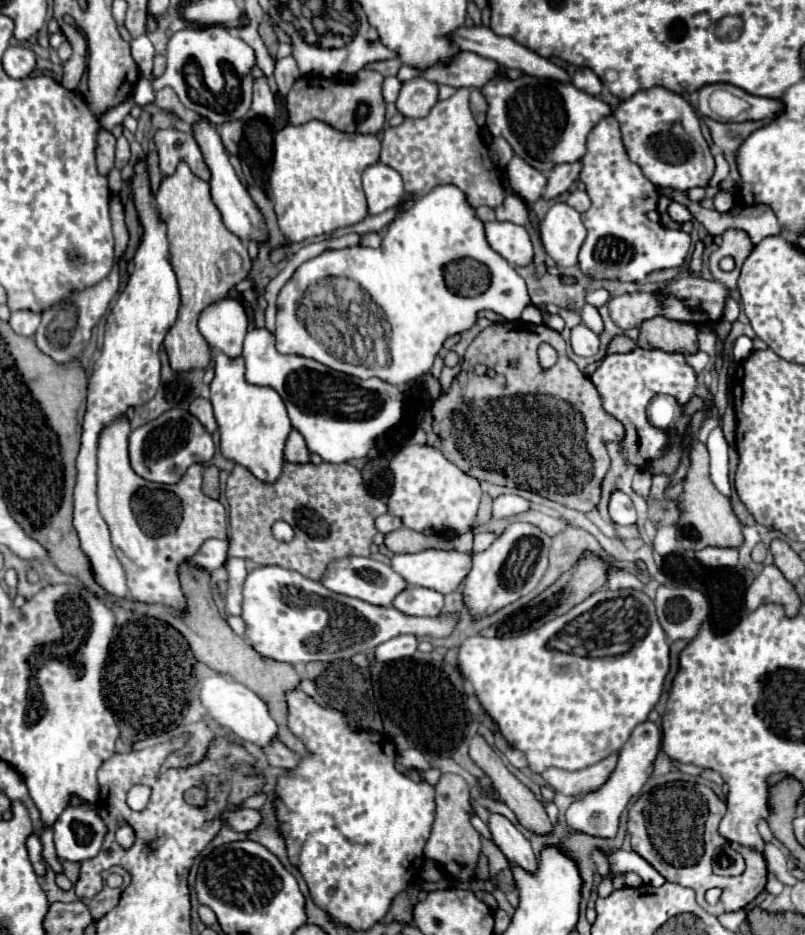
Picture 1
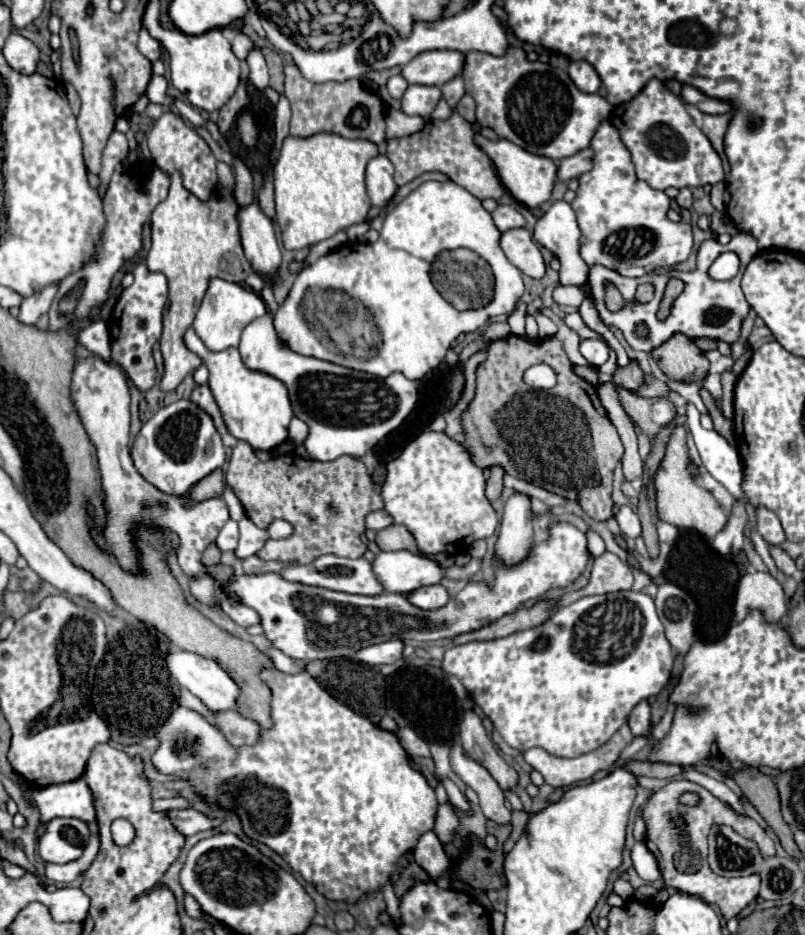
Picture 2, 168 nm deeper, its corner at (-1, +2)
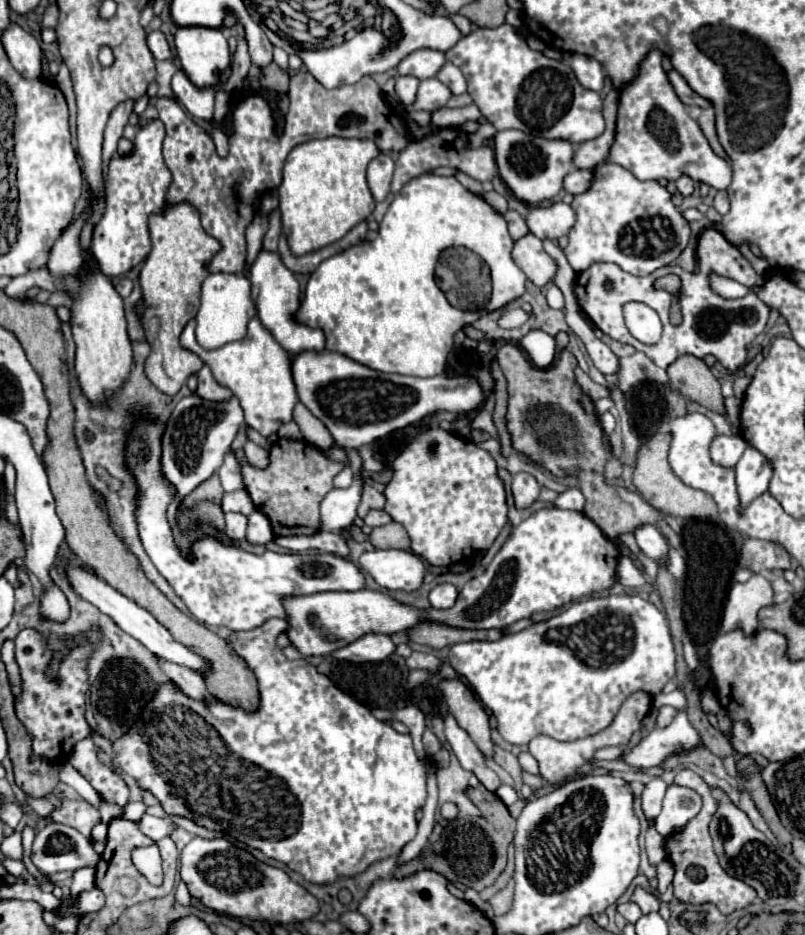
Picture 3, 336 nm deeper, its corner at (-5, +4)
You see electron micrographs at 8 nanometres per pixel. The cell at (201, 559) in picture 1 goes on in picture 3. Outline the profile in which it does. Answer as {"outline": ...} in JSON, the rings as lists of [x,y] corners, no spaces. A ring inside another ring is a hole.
{"outline":[[[239,512],[225,514],[225,532],[233,542],[239,542],[241,538],[245,538],[245,530],[247,530],[247,516]]]}

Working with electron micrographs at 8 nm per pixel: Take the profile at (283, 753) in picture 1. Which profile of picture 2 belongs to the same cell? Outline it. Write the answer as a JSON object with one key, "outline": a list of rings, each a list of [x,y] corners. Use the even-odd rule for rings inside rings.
{"outline":[[[221,712],[221,714],[215,714],[215,720],[231,746],[241,748],[241,746],[253,746],[259,742],[261,726],[255,720],[243,718],[239,712]]]}

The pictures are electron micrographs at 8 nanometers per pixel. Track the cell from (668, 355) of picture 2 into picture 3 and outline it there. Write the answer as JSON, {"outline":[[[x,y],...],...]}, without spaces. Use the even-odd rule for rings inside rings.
{"outline":[[[693,356],[677,358],[677,362],[667,368],[667,374],[671,388],[679,390],[683,396],[709,408],[711,412],[725,416],[719,380],[711,374],[709,366],[703,360]]]}

